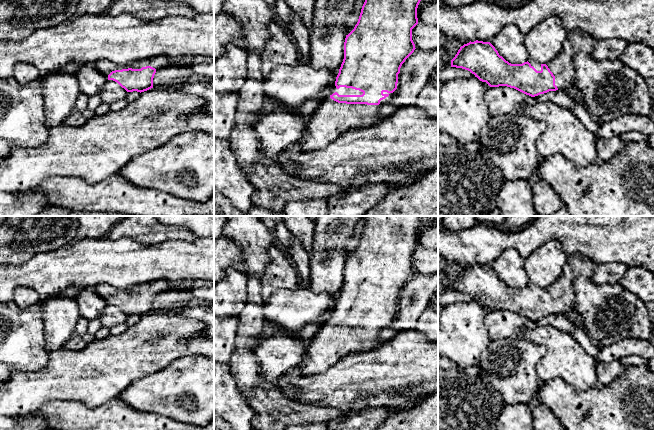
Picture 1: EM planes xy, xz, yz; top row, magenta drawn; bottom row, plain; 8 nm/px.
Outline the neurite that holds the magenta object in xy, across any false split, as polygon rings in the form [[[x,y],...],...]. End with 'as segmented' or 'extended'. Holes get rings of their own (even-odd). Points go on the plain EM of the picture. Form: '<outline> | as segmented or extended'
[[[160,279],[129,289],[117,289],[107,283],[101,283],[94,291],[104,298],[108,304],[117,306],[127,316],[144,316],[153,312],[153,302],[157,292],[168,290],[168,282]]] | extended

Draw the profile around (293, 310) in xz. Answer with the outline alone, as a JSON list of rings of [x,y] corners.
[[[309,288],[299,291],[277,290],[263,303],[263,319],[278,323],[293,332],[316,323],[328,310],[331,295],[314,293]]]

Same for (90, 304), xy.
[[[89,289],[83,290],[78,294],[76,301],[78,303],[80,316],[89,321],[98,318],[108,305],[108,301],[102,298],[94,290]]]

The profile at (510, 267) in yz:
[[[514,249],[503,251],[491,263],[490,267],[495,271],[500,280],[511,288],[522,288],[530,282],[525,266],[525,259]]]

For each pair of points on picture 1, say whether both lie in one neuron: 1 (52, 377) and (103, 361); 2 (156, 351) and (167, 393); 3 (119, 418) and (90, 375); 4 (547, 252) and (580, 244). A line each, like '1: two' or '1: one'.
1: one
2: two
3: two
4: two

